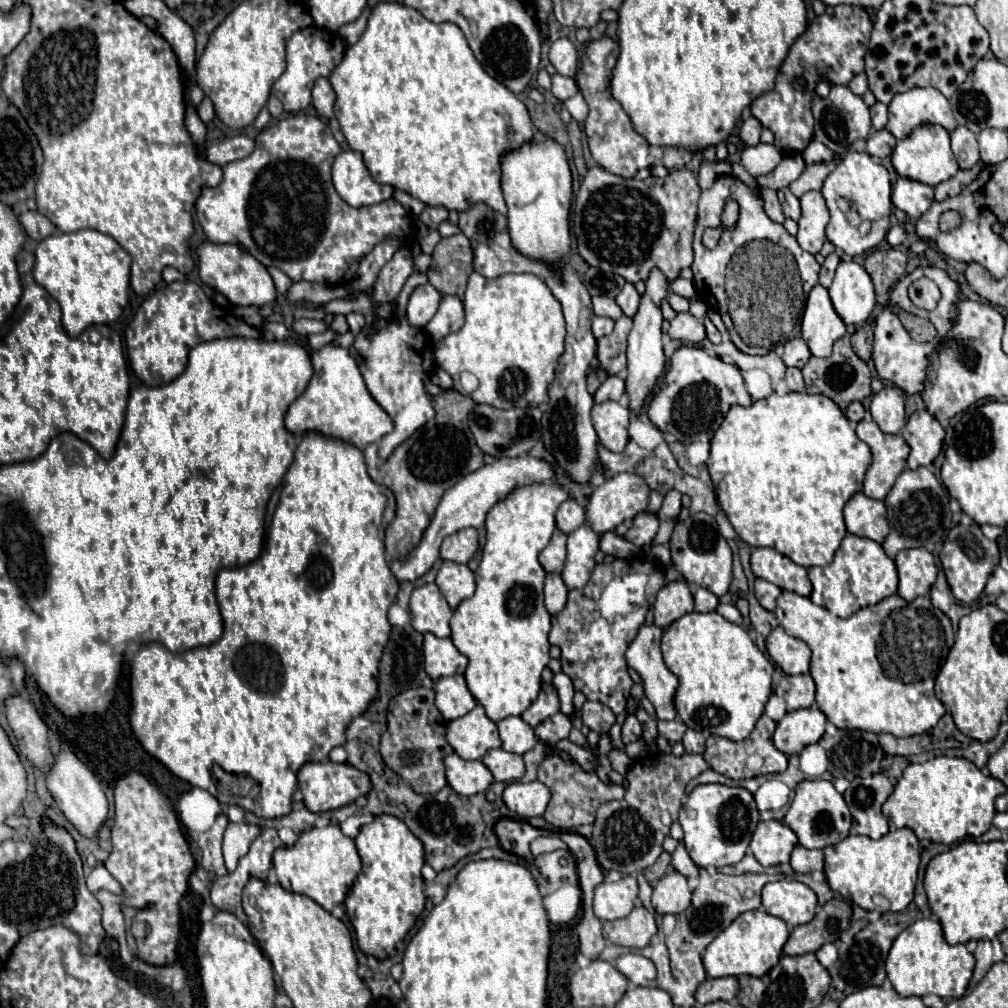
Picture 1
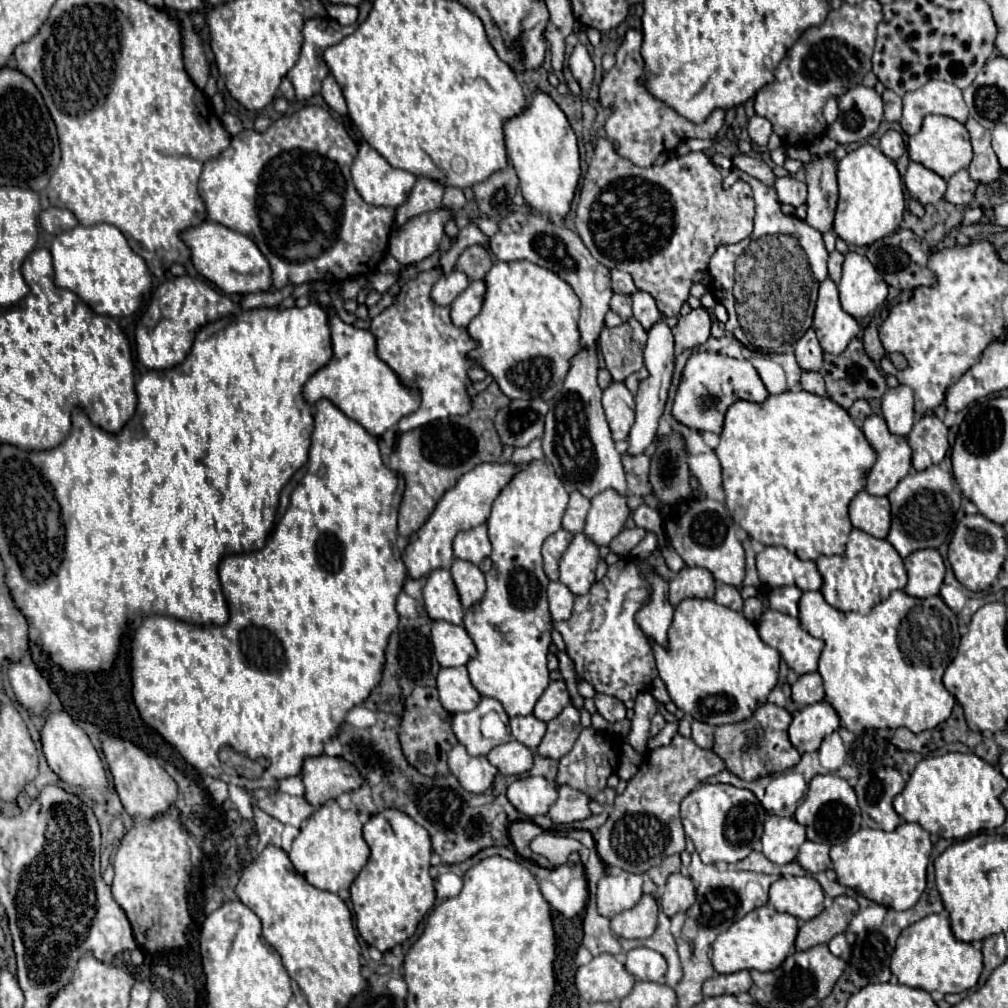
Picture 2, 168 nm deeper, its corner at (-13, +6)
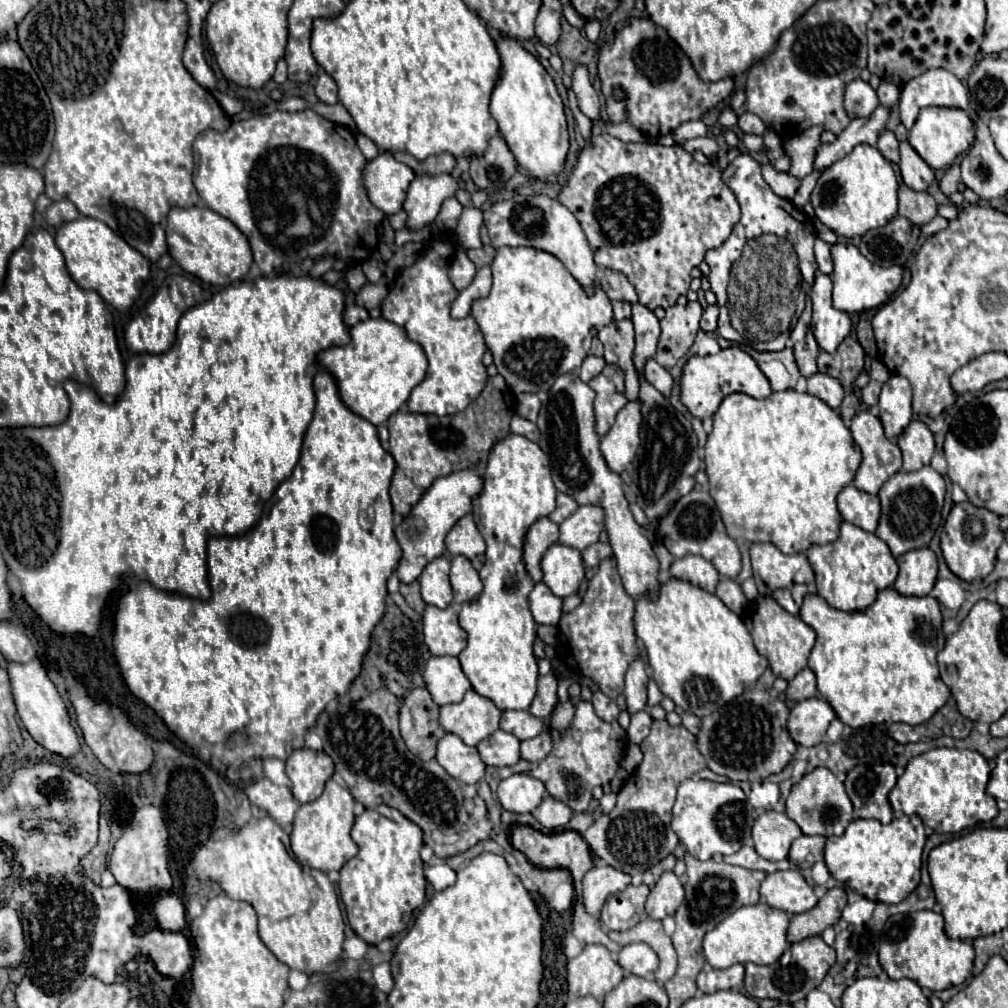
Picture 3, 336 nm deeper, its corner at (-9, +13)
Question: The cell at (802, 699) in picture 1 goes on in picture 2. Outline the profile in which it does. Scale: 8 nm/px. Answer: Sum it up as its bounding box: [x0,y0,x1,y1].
[792,672,824,708]

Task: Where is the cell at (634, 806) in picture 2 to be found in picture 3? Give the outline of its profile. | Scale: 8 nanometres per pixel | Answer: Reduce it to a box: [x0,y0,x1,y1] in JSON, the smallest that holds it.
[582,721,706,875]

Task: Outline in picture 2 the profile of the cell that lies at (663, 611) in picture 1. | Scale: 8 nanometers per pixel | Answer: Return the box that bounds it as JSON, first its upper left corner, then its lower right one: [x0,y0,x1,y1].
[670,568,714,606]

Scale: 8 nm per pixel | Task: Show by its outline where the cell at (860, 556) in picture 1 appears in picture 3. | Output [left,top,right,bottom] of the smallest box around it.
[806,523,898,611]

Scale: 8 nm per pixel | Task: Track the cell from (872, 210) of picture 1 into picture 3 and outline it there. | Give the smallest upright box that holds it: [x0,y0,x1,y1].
[810,145,898,237]

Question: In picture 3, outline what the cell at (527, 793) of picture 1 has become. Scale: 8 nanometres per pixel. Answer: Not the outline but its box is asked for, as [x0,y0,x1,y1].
[498,773,546,813]

